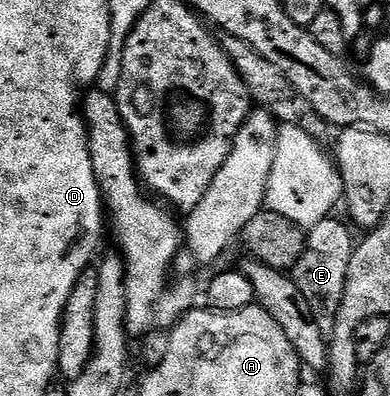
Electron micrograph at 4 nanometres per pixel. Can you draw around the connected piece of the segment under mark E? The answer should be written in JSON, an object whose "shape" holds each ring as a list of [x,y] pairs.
{"shape":[[[335,217],[323,219],[310,228],[306,236],[307,244],[293,269],[293,278],[297,289],[301,289],[301,294],[305,296],[305,301],[309,301],[309,309],[313,309],[313,321],[317,321],[317,329],[330,337],[337,321],[337,309],[341,309],[341,297],[345,293],[345,273],[349,273],[353,238]]]}

